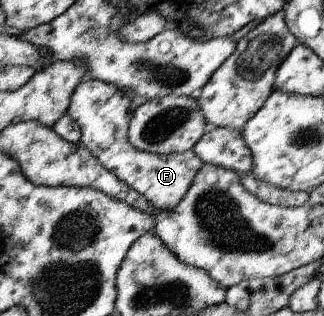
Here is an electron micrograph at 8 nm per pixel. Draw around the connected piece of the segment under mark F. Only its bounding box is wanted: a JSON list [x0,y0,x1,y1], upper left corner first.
[67,78,204,211]

